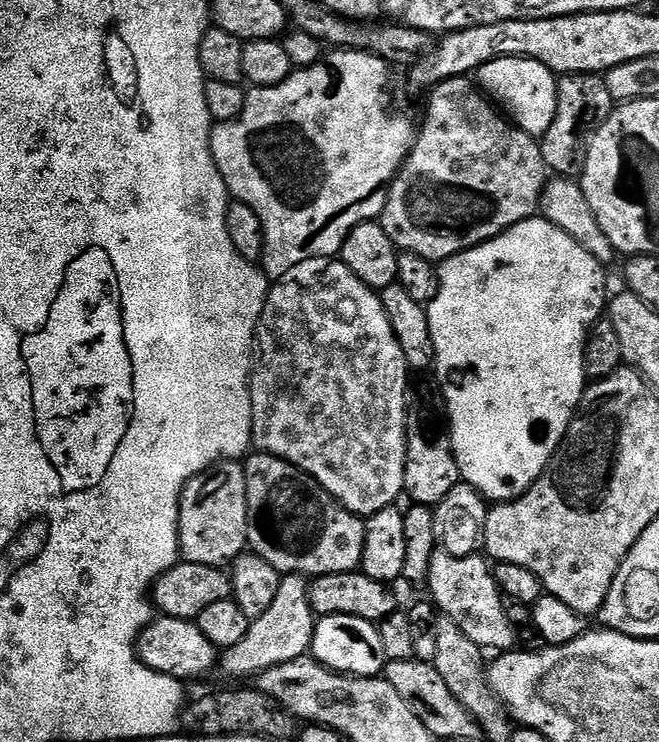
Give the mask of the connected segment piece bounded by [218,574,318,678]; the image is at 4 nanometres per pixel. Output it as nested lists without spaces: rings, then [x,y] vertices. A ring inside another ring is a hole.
[[[285,575],[266,612],[249,623],[246,638],[242,638],[238,646],[223,649],[218,660],[219,671],[224,671],[228,676],[255,678],[274,666],[282,666],[282,662],[294,662],[307,657],[312,646],[317,619],[308,604],[308,584],[305,577]]]

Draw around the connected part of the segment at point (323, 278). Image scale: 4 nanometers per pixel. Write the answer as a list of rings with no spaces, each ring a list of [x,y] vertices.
[[[328,262],[323,265],[324,268],[320,272],[320,277],[317,278],[313,284],[308,284],[305,288],[299,288],[296,284],[284,284],[288,282],[276,282],[268,289],[268,296],[264,299],[264,309],[260,315],[259,320],[256,322],[256,330],[254,333],[254,363],[252,365],[252,375],[248,381],[248,393],[252,399],[252,443],[259,451],[268,452],[271,456],[282,458],[286,463],[293,464],[295,468],[306,473],[308,477],[315,480],[325,492],[329,492],[333,500],[337,504],[343,504],[349,512],[355,512],[361,518],[373,516],[378,510],[383,508],[393,507],[395,498],[398,494],[404,491],[404,467],[406,466],[406,438],[404,437],[404,413],[406,411],[406,401],[410,391],[408,385],[408,376],[410,377],[410,369],[406,358],[402,354],[402,346],[398,346],[398,338],[394,334],[394,330],[390,326],[390,318],[386,318],[386,310],[382,306],[379,295],[373,289],[370,289],[362,283],[354,274],[350,274],[350,270],[345,264],[339,262]]]

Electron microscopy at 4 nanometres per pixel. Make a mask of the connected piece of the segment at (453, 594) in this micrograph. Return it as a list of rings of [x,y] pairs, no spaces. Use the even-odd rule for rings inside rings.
[[[436,550],[429,566],[426,592],[432,595],[433,602],[440,607],[439,611],[449,616],[458,630],[462,630],[462,634],[482,650],[497,648],[495,651],[503,654],[517,647],[512,620],[504,613],[505,597],[496,584],[489,561],[483,555],[454,558]]]

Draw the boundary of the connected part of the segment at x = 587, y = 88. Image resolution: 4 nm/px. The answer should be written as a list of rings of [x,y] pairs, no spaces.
[[[587,72],[561,75],[556,89],[558,110],[554,114],[554,122],[550,122],[550,130],[546,130],[546,134],[539,137],[538,143],[545,169],[552,171],[553,168],[557,177],[572,178],[583,169],[592,135],[612,113],[614,101],[603,79],[599,75]]]

